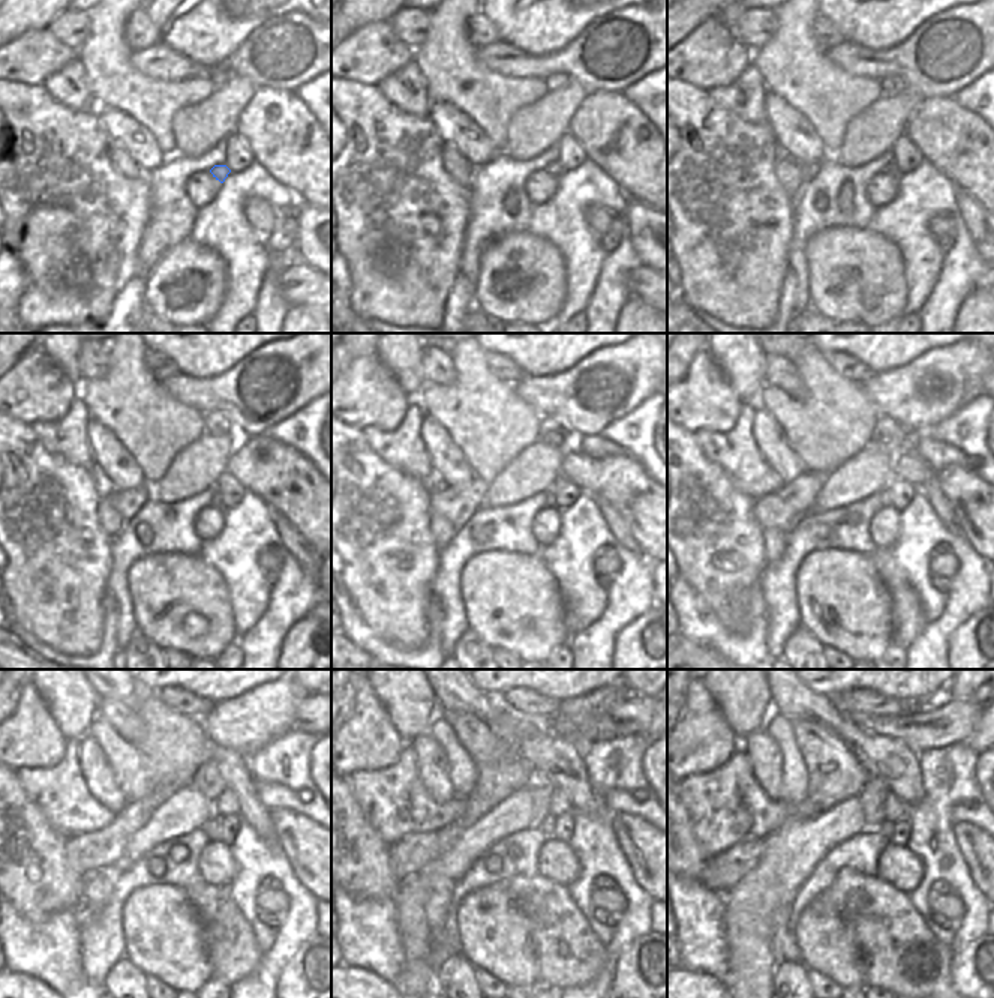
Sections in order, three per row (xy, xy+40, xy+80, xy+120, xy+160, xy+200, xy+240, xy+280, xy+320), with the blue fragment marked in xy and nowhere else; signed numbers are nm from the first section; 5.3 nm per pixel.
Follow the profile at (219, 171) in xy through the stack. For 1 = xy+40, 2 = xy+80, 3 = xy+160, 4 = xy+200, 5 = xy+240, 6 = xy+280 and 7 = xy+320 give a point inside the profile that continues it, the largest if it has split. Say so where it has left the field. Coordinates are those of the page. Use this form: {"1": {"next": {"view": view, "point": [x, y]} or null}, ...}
{"1": {"next": {"view": "xy+40", "point": [556, 170]}}, "2": {"next": {"view": "xy+80", "point": [892, 170]}}, "3": {"next": {"view": "xy+160", "point": [550, 502]}}, "4": {"next": {"view": "xy+200", "point": [885, 494]}}, "5": {"next": {"view": "xy+240", "point": [212, 827]}}, "6": {"next": {"view": "xy+280", "point": [547, 827]}}, "7": {"next": {"view": "xy+320", "point": [886, 829]}}}

